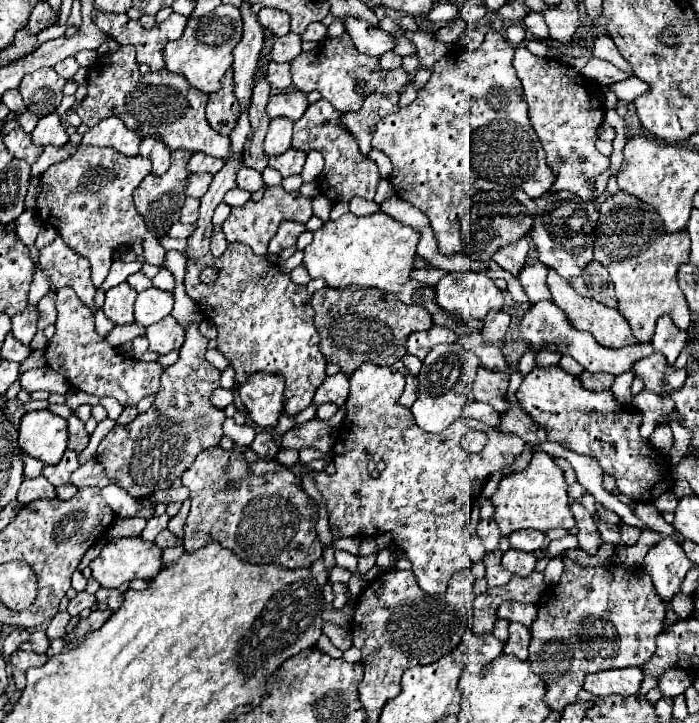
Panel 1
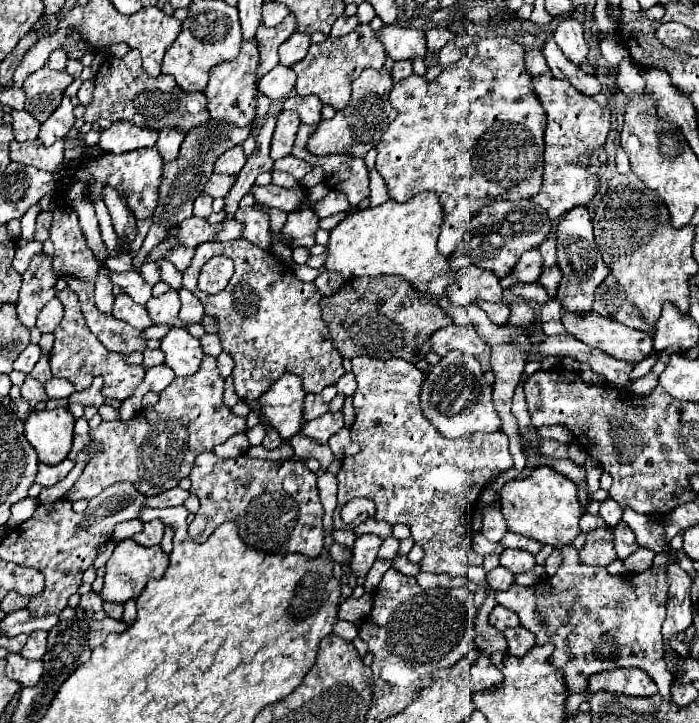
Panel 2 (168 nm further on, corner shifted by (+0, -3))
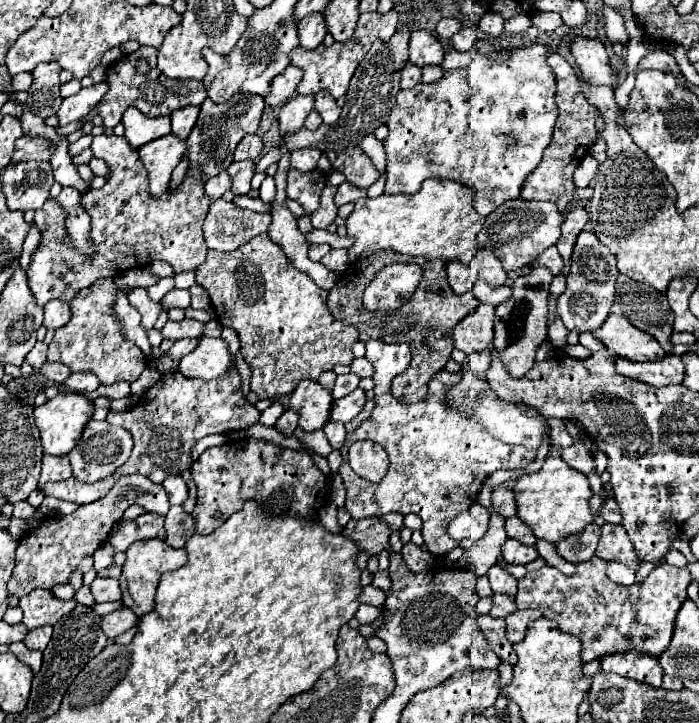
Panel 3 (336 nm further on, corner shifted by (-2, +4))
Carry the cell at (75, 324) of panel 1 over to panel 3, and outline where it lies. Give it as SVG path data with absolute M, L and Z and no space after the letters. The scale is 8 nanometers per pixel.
M100 278L100 284L76 292L76 296L70 300L72 318L66 326L56 330L54 340L48 346L48 360L62 362L72 372L92 372L98 376L100 384L106 386L120 380L134 382L146 368L146 356L140 352L140 348L136 348L136 344L130 344L122 338L120 324L112 312L114 298L116 286L110 278Z

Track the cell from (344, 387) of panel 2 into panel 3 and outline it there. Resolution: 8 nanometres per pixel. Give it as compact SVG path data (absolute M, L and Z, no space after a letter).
M354 358L352 364L350 364L350 372L360 376L360 378L366 378L366 376L372 376L374 368L372 368L372 364L366 358Z

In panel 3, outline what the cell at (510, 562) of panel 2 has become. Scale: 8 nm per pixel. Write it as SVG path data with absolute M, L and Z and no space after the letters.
M508 538L502 548L502 556L504 556L506 564L528 564L538 558L538 552L532 546L524 546L518 540Z

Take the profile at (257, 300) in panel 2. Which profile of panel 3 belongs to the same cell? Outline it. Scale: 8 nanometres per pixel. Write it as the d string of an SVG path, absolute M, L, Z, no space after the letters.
M260 234L260 236L252 238L250 242L242 244L242 246L236 248L234 252L208 250L206 262L196 270L196 282L198 282L202 288L206 288L206 292L210 294L210 300L212 300L212 306L214 306L214 312L216 312L216 320L218 320L224 328L232 328L232 330L238 332L238 338L240 338L240 352L242 352L244 360L248 362L250 370L252 370L250 390L256 392L258 398L286 396L286 394L290 394L290 392L296 388L296 384L298 384L300 380L304 380L304 378L308 378L308 380L318 380L320 374L332 370L336 364L346 364L346 366L348 366L348 364L354 360L354 356L352 356L352 352L350 352L350 346L358 340L358 330L356 330L352 324L342 324L342 322L338 322L338 320L330 314L330 310L328 310L328 306L326 306L326 296L328 296L328 292L322 290L322 288L318 288L310 276L306 276L304 272L298 272L298 270L290 264L290 260L288 260L286 254L282 252L282 248L280 248L278 244L274 244L268 234Z

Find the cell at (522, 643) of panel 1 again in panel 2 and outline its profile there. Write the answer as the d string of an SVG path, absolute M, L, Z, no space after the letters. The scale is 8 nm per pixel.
M516 627L516 629L506 629L504 637L508 641L508 653L510 655L524 655L530 647L534 647L536 637L534 633L526 631L524 627Z

